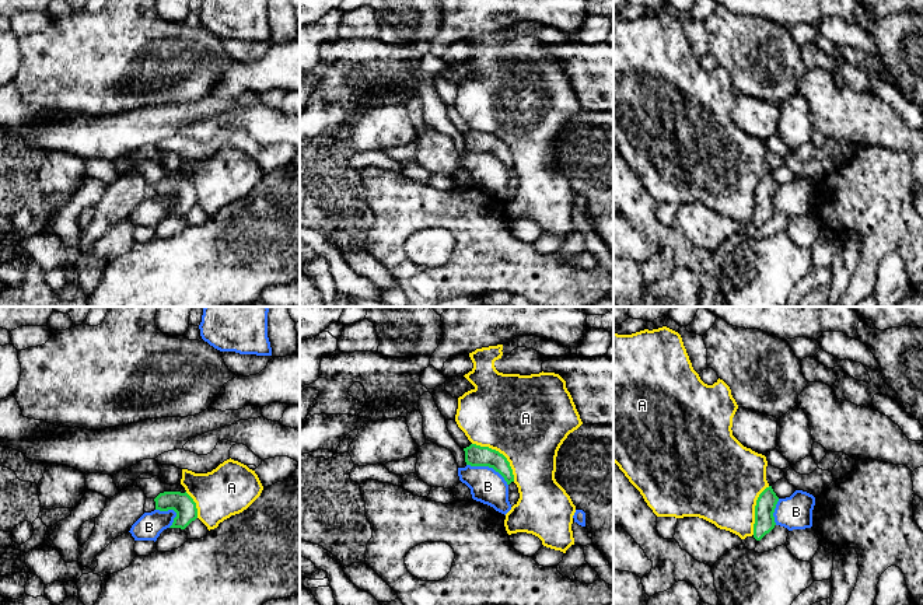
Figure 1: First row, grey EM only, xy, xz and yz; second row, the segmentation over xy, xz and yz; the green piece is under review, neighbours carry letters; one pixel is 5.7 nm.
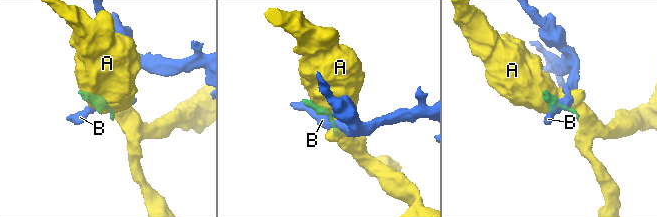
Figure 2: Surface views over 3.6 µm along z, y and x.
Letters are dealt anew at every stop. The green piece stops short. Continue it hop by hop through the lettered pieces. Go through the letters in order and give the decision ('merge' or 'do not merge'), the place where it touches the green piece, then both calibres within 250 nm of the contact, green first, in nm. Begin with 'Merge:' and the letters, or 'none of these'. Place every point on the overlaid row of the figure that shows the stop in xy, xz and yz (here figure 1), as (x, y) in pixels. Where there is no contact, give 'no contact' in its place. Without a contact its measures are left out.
Merge: none of these
A: do not merge; contact xz (499, 453); calibres 130 and 480 nm
B: do not merge; contact xz (489, 467); calibres 130 and 200 nm

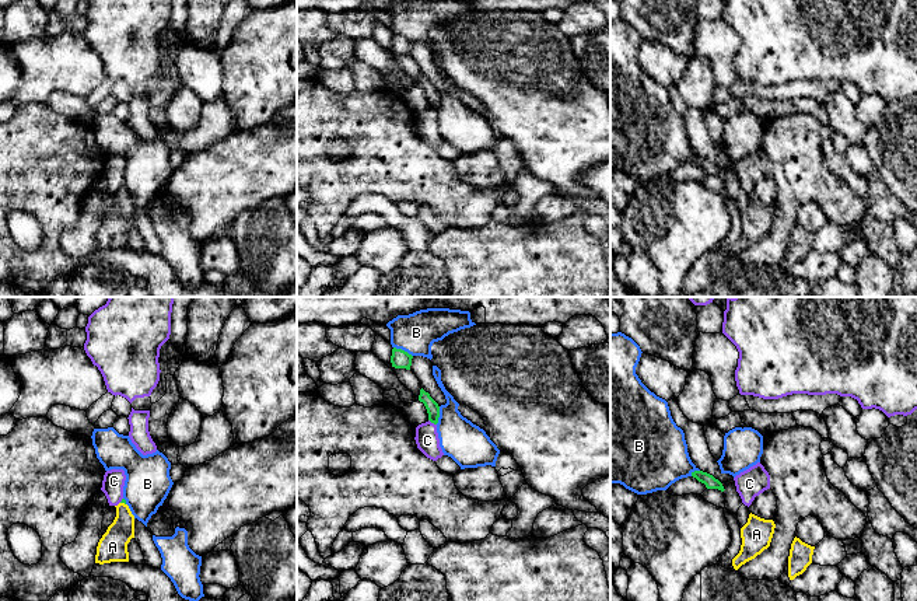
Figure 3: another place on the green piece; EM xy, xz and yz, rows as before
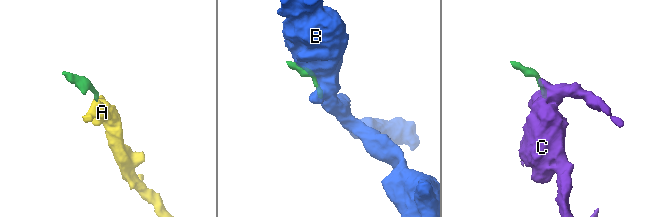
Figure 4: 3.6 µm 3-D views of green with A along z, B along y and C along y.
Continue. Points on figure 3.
Merge: A
A: merge; contact xy (123, 502); calibres 20 and 160 nm
B: do not merge; contact xz (403, 350); calibres 110 and 220 nm
C: do not merge; contact xz (433, 422); calibres 80 and 130 nm

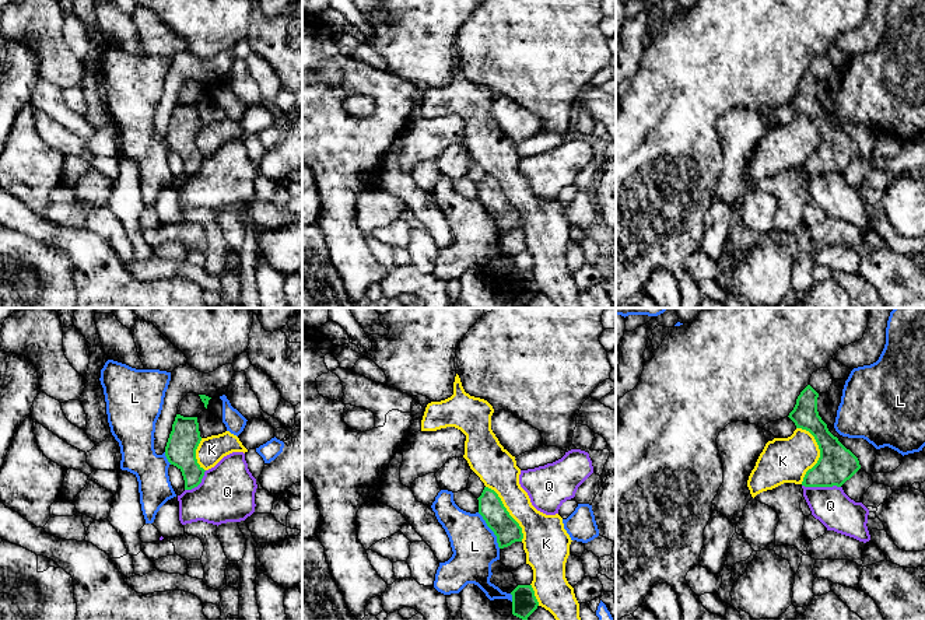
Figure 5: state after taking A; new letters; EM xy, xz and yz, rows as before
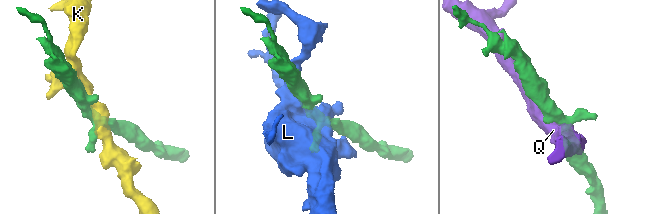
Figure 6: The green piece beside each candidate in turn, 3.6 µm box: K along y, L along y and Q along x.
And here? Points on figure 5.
Merge: none of these
K: do not merge; contact yz (820, 452); calibres 220 and 260 nm
L: do not merge; contact xz (491, 529); calibres 150 and 260 nm
Q: do not merge; contact yz (822, 486); calibres 220 and 220 nm

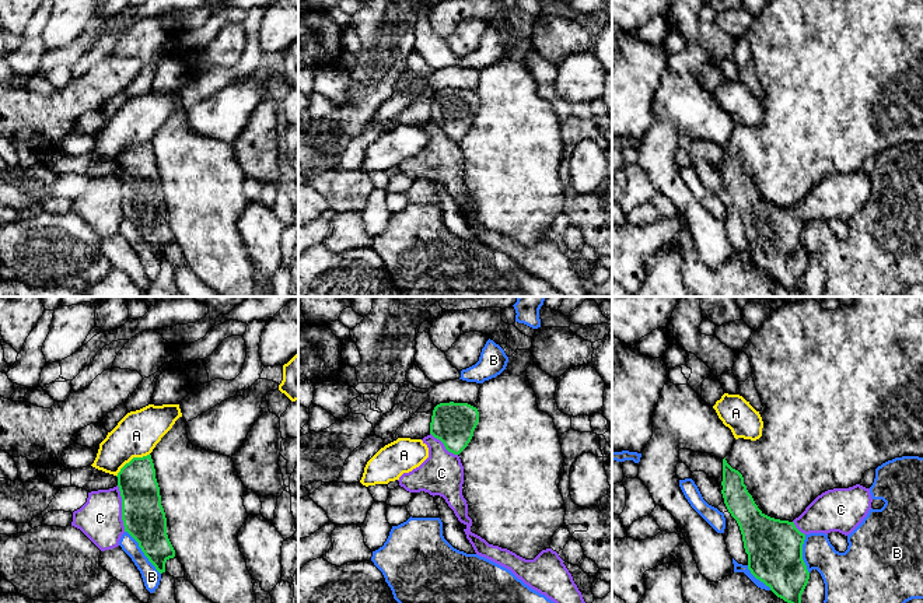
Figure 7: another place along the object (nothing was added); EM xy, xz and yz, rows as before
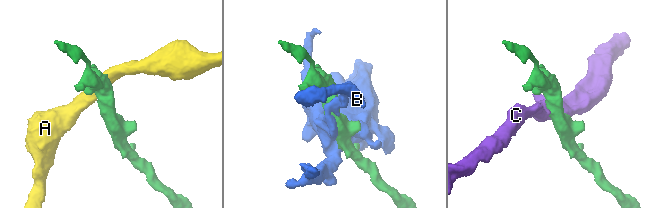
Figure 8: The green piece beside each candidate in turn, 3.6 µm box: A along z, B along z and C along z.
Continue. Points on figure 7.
Merge: none of these
A: do not merge; contact xy (132, 459); calibres 220 and 240 nm
B: do not merge; contact xy (143, 551); calibres 240 and 100 nm
C: do not merge; contact xy (122, 508); calibres 240 and 240 nm

